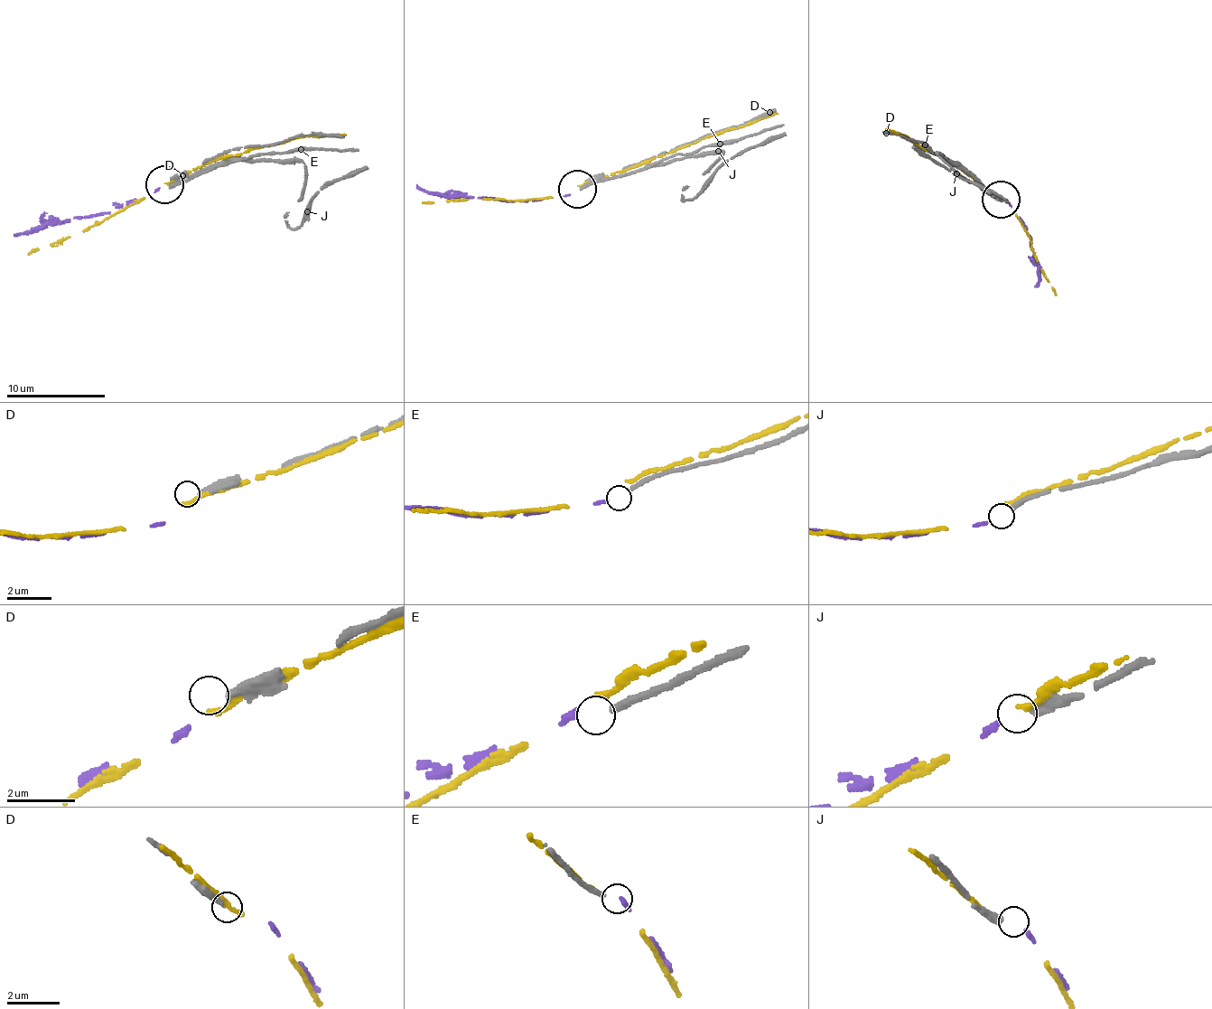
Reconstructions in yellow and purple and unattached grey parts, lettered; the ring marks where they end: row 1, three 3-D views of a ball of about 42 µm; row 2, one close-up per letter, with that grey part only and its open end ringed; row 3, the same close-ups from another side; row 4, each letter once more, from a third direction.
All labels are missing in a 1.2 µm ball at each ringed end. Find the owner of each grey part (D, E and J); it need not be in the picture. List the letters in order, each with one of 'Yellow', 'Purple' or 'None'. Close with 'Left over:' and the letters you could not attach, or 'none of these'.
D: None
E: None
J: Purple
Left over: D, E

